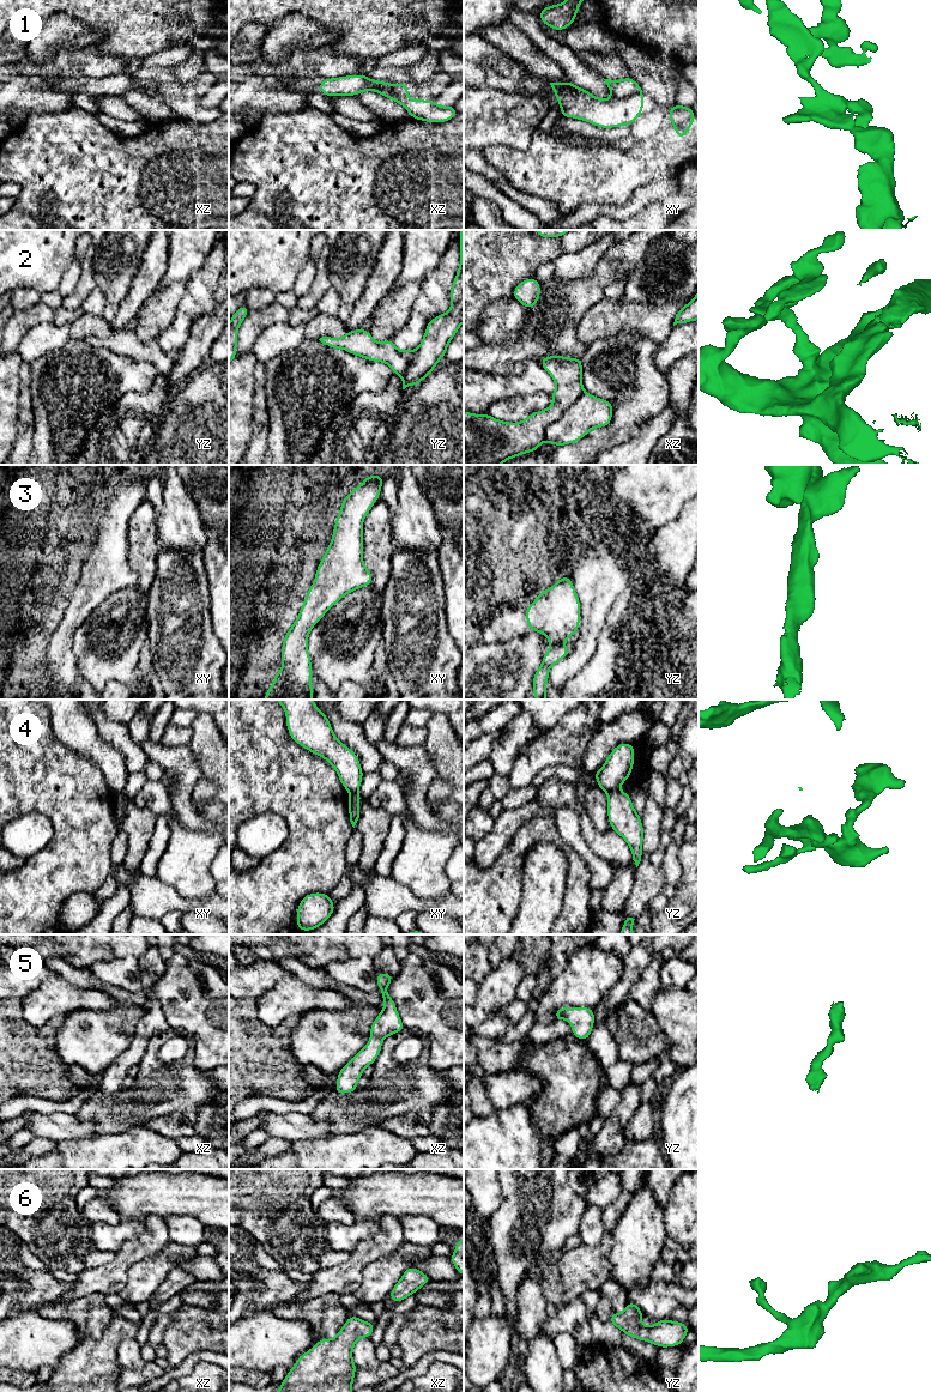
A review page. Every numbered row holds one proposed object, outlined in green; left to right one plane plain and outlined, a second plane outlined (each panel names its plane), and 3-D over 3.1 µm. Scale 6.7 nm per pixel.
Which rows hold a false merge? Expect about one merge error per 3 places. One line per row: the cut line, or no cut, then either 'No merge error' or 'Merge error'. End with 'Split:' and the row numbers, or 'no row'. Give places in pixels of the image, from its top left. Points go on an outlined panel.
1: Split along xy (641, 91), (627, 97), (612, 98). Merge error
2: No split. No merge error
3: No split. No merge error
4: Split along yz (617, 788), (608, 793). Merge error
5: No split. No merge error
6: No split. No merge error
Split: 1, 4

